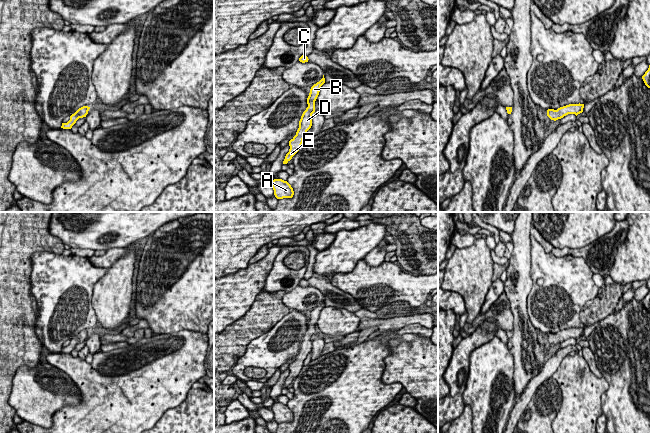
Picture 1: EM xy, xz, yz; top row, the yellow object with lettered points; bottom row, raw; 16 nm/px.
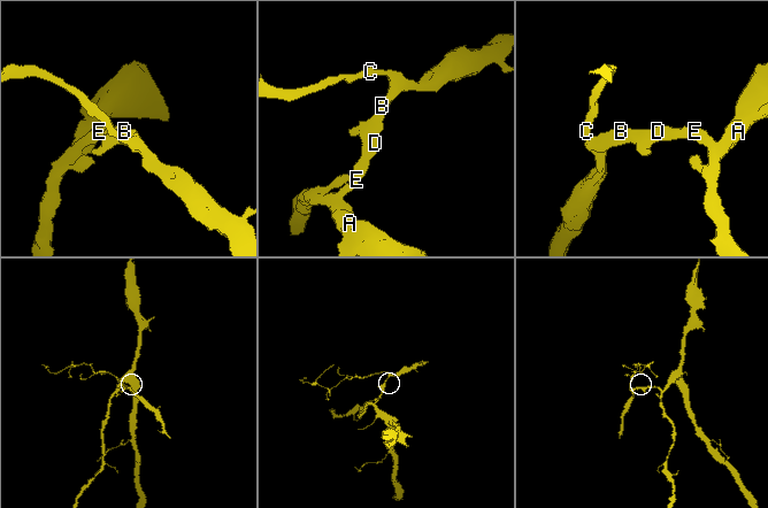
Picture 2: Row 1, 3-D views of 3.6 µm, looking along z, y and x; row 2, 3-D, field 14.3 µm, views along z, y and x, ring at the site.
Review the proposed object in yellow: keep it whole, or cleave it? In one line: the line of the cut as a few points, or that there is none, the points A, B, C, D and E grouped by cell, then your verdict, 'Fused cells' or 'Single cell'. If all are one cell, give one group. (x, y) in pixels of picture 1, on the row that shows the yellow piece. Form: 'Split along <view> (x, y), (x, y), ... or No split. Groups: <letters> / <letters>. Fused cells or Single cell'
No split. Groups: A B C D E. Single cell

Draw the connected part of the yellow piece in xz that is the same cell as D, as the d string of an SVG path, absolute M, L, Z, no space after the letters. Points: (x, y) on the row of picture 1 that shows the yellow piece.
M323 78L314 84L311 89L309 96L307 98L308 107L303 112L301 119L299 121L299 128L296 132L296 135L289 141L289 152L286 154L283 164L287 164L292 157L299 151L304 136L306 135L307 131L312 126L312 114L315 112L315 101L319 95L321 86L325 83L325 78Z

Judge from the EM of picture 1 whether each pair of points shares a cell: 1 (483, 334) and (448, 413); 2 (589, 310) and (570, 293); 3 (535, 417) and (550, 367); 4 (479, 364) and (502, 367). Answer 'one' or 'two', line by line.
1: one
2: two
3: two
4: one

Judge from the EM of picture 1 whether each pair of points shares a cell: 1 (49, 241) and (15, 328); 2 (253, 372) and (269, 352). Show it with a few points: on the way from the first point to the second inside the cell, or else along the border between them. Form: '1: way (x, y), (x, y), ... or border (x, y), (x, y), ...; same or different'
1: way (24, 254), (15, 263), (15, 303); same
2: border (243, 372), (255, 378), (263, 378), (266, 375); different

